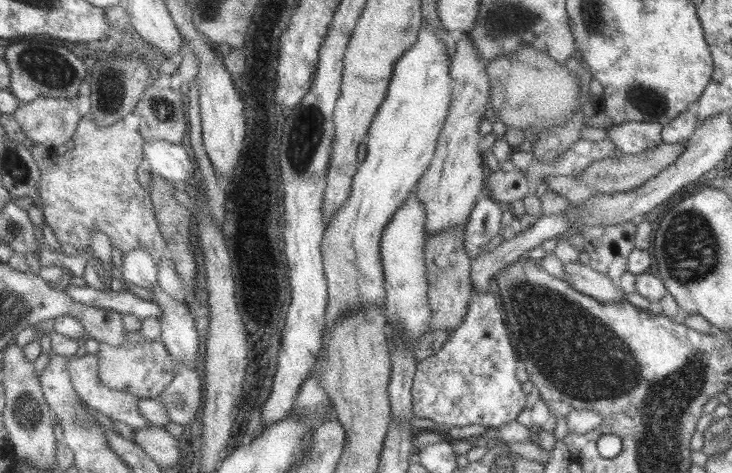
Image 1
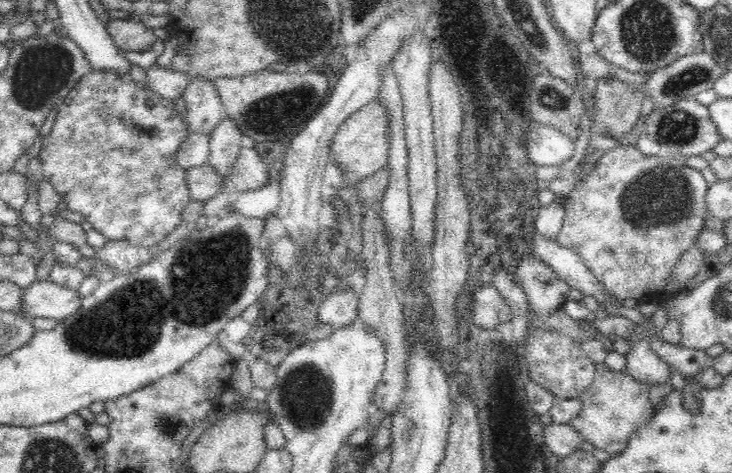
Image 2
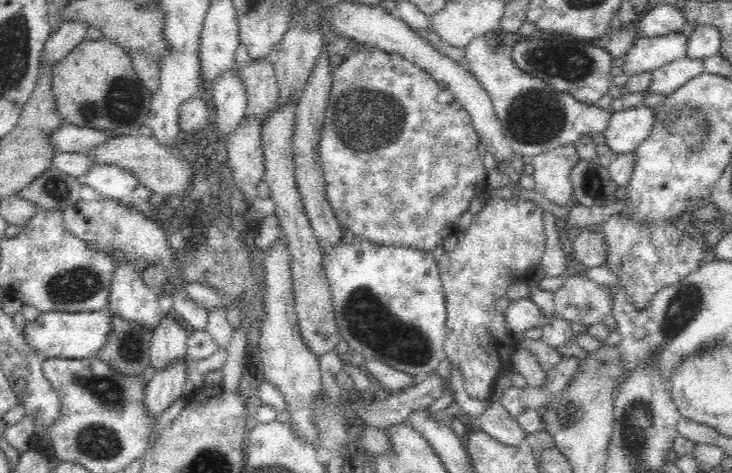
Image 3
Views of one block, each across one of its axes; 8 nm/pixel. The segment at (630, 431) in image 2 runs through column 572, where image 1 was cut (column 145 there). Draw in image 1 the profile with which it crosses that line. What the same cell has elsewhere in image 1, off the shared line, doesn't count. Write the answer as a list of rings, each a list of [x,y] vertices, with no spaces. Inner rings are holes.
[[[85,354],[83,357],[76,357],[75,355],[66,358],[68,360],[68,375],[77,393],[77,396],[81,401],[91,408],[103,414],[111,421],[117,421],[125,426],[129,426],[132,431],[141,430],[145,427],[151,426],[149,422],[145,421],[145,418],[137,412],[137,396],[133,396],[124,390],[113,390],[108,386],[105,386],[98,377],[97,374],[97,360],[92,354]]]

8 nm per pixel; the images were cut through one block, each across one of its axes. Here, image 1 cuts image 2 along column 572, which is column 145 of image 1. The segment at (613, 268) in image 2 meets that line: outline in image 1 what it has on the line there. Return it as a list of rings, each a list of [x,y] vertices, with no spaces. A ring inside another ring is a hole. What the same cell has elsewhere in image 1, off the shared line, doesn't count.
[[[88,112],[77,121],[72,134],[73,148],[64,155],[49,154],[48,149],[41,145],[31,147],[30,153],[40,170],[40,184],[38,184],[38,198],[41,204],[41,215],[55,236],[57,242],[69,244],[81,251],[87,250],[90,232],[98,230],[109,239],[109,244],[123,256],[130,250],[144,250],[156,264],[160,260],[168,259],[167,245],[157,228],[150,194],[137,181],[137,167],[144,162],[142,144],[144,140],[139,134],[139,117],[125,114],[123,120],[117,120],[109,126],[98,126]]]

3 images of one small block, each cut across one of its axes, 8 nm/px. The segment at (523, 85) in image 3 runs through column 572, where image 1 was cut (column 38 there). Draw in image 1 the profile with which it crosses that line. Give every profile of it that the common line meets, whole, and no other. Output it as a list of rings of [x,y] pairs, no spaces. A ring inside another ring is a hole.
[[[41,96],[31,102],[22,102],[12,112],[15,122],[19,125],[23,134],[34,142],[35,145],[44,146],[51,150],[61,146],[72,138],[77,121],[80,116],[75,109],[74,101],[65,100],[64,98],[49,98]]]

